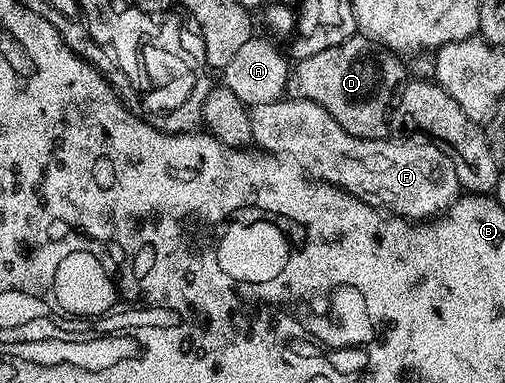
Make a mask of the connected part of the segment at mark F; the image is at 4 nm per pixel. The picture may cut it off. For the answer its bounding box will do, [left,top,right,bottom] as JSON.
[249,98,462,222]

